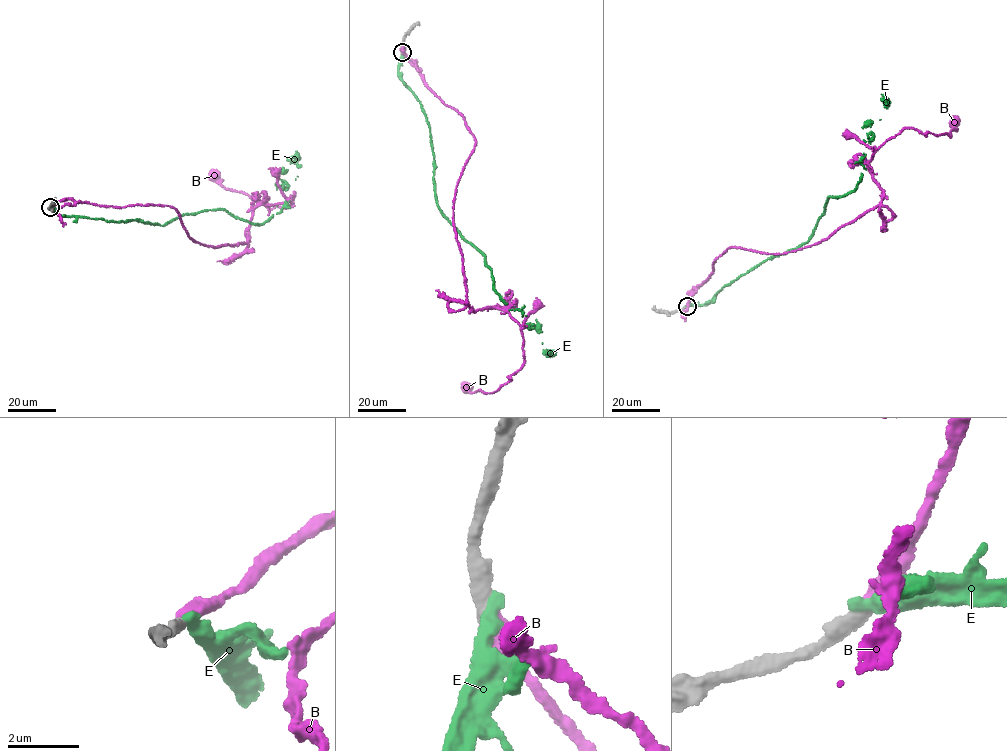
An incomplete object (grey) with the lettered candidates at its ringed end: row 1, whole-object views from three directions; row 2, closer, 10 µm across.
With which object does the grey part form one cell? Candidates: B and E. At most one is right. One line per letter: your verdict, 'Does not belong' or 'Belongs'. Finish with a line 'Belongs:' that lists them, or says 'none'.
B: Belongs
E: Does not belong
Belongs: B

